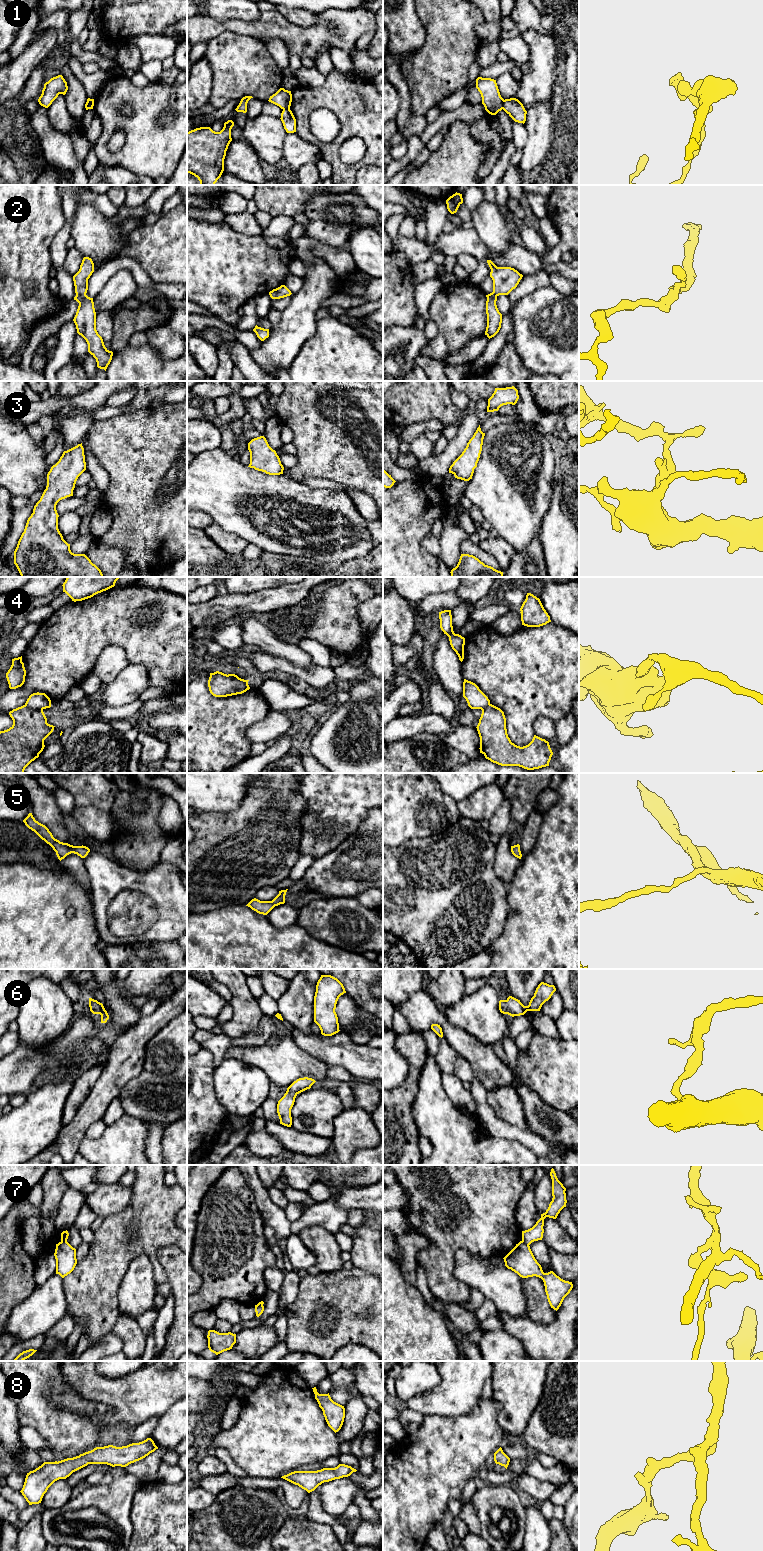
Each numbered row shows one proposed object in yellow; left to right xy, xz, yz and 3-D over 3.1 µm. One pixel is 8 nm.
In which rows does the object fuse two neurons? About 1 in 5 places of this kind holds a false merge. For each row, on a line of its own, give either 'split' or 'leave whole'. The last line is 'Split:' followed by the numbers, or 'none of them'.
1: split
2: leave whole
3: leave whole
4: split
5: leave whole
6: leave whole
7: split
8: leave whole
Split: 1, 4, 7

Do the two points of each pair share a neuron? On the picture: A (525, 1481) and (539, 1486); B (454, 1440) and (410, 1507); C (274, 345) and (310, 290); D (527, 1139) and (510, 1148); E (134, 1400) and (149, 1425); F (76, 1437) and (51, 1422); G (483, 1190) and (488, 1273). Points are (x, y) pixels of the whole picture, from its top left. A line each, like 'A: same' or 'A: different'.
A: same
B: same
C: same
D: different
E: different
F: same
G: different

